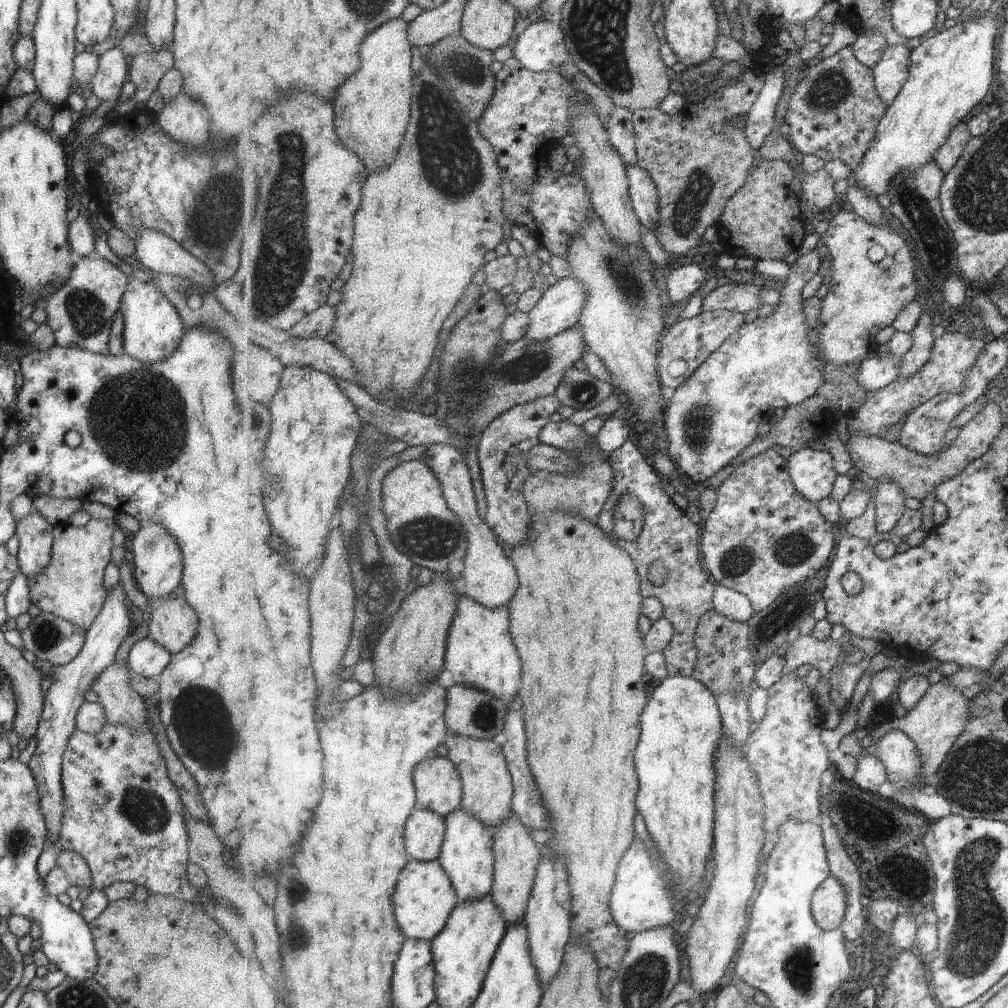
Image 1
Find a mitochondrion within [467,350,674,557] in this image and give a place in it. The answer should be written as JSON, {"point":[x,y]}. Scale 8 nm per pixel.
{"point":[584,393]}

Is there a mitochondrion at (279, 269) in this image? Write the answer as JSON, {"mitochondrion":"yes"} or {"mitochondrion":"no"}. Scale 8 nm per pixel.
{"mitochondrion":"yes"}

